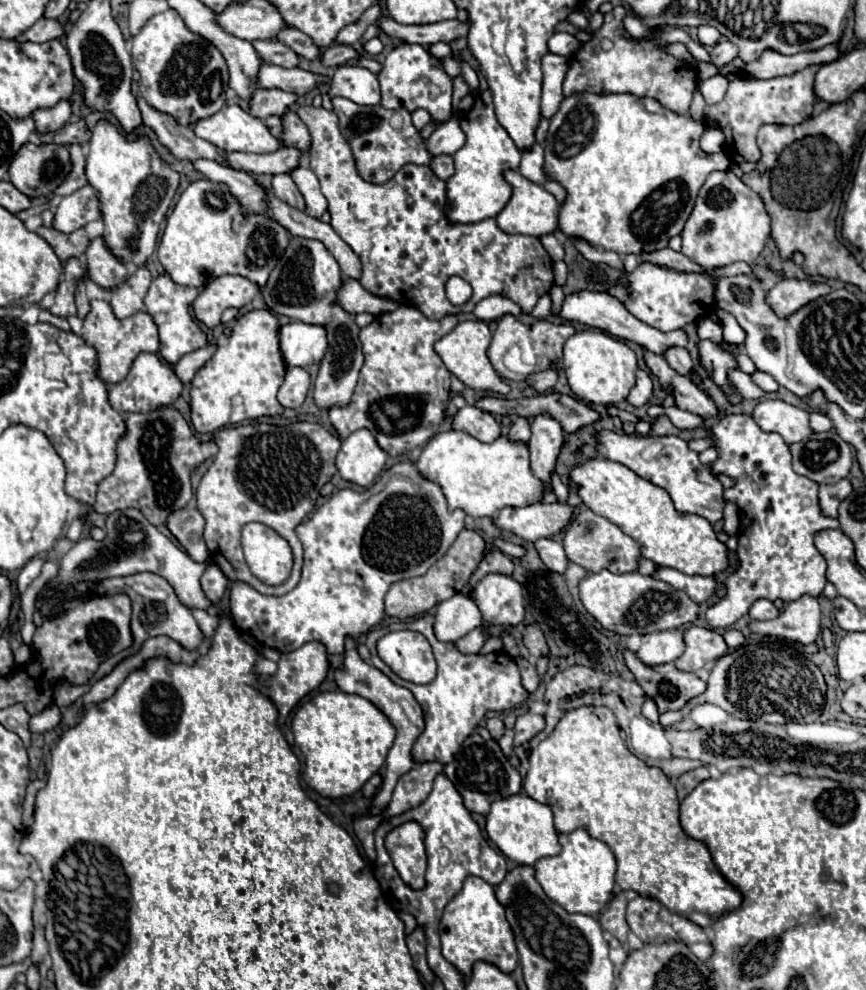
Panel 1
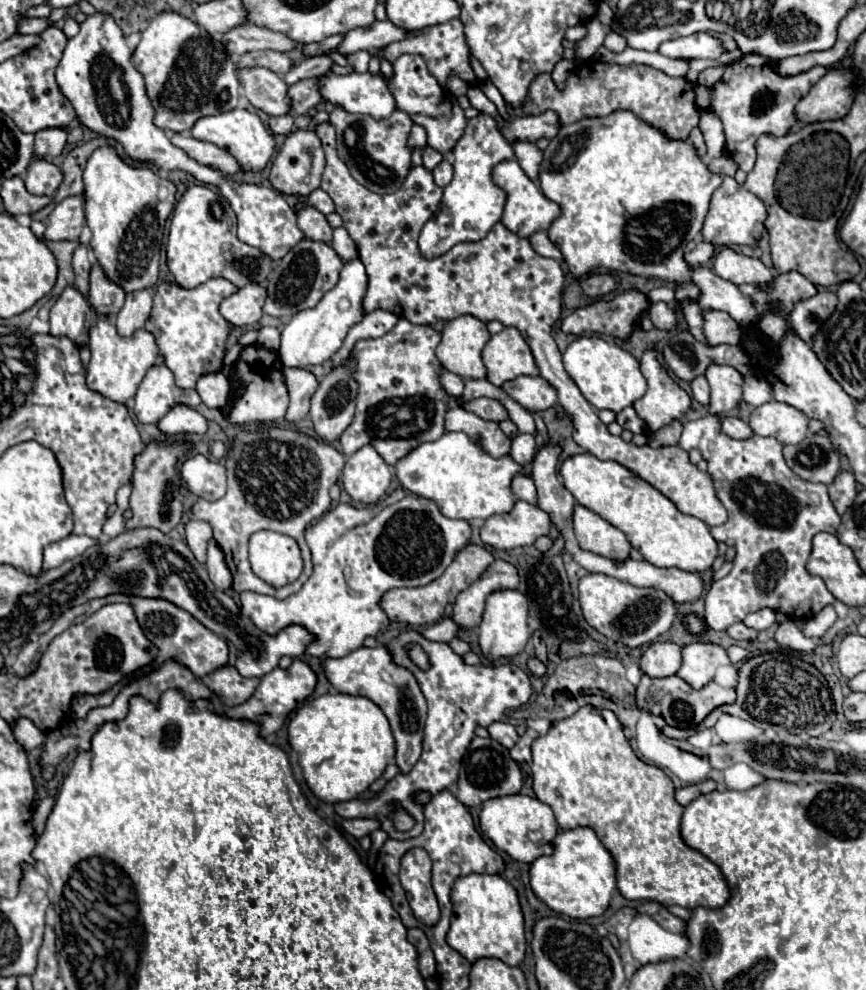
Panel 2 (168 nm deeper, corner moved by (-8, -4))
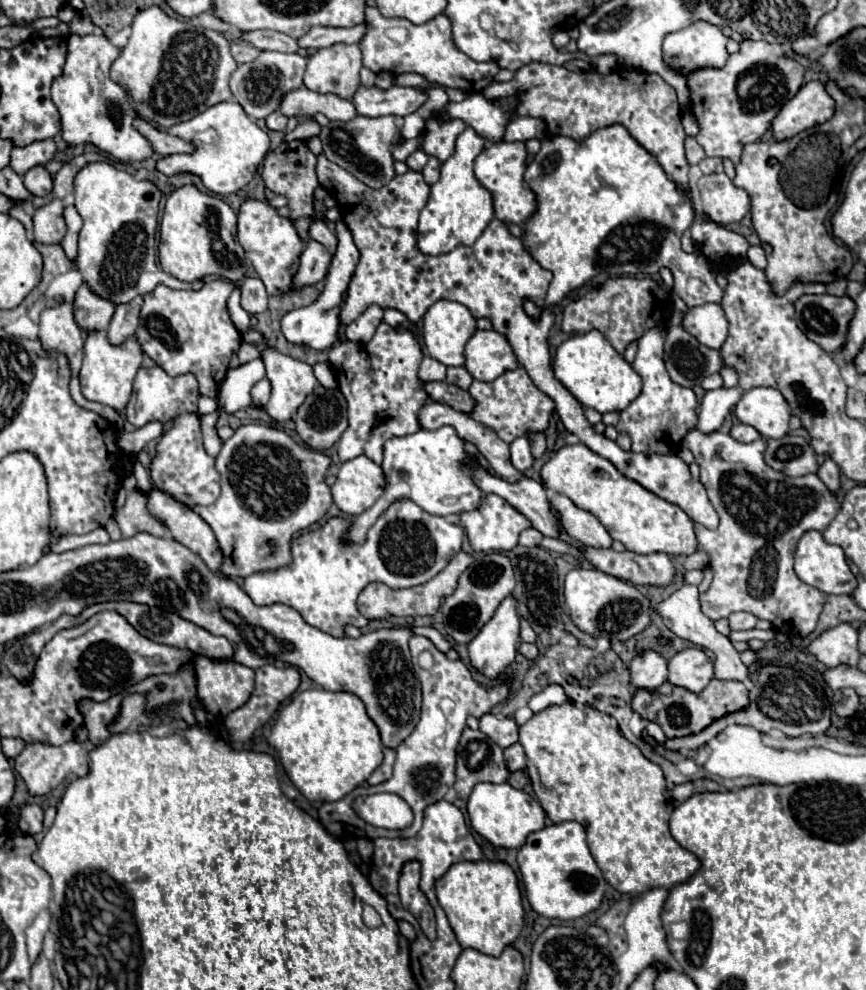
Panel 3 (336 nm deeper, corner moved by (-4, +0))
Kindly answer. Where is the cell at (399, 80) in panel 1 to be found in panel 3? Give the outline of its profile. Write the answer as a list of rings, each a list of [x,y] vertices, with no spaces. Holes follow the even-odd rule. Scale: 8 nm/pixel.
[[[428,118],[422,138],[422,150],[428,156],[436,156],[440,162],[448,160],[454,154],[454,142],[464,128],[466,124],[462,120]]]

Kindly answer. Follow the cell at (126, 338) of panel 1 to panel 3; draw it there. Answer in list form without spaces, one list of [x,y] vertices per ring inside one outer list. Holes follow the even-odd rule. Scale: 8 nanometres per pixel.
[[[90,332],[84,342],[84,362],[80,368],[80,388],[84,398],[110,406],[114,410],[122,410],[132,392],[132,382],[142,364],[142,348],[136,338],[128,338],[120,346],[112,346],[106,338],[106,332]]]

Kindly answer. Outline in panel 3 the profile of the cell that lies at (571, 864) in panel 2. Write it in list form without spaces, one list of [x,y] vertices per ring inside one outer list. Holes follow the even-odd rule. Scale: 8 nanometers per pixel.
[[[578,822],[552,824],[532,832],[518,850],[518,868],[532,910],[544,918],[574,920],[586,916],[600,906],[606,890],[606,880],[588,850],[584,826]]]

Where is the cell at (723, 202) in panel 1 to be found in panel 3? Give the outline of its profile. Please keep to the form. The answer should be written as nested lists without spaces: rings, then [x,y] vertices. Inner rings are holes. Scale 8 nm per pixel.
[[[722,172],[722,174],[708,174],[698,180],[698,198],[700,198],[700,208],[704,214],[708,214],[710,220],[718,224],[732,224],[740,222],[748,212],[750,212],[750,198],[742,188],[736,188],[732,180]]]

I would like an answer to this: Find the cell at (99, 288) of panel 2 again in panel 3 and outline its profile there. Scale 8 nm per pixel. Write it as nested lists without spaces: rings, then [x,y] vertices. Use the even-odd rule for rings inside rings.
[[[82,284],[80,290],[76,292],[72,306],[74,306],[74,318],[78,320],[78,326],[84,332],[106,330],[114,314],[114,304],[96,296],[86,284]]]

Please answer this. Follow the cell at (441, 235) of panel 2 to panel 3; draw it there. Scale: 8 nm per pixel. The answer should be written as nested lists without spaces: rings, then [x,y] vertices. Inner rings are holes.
[[[466,128],[456,140],[456,152],[440,166],[440,180],[430,188],[430,198],[420,212],[418,226],[418,248],[424,254],[436,256],[452,252],[456,246],[472,246],[476,238],[494,218],[492,196],[474,176],[474,158],[484,150],[486,140],[480,138],[472,128]]]

